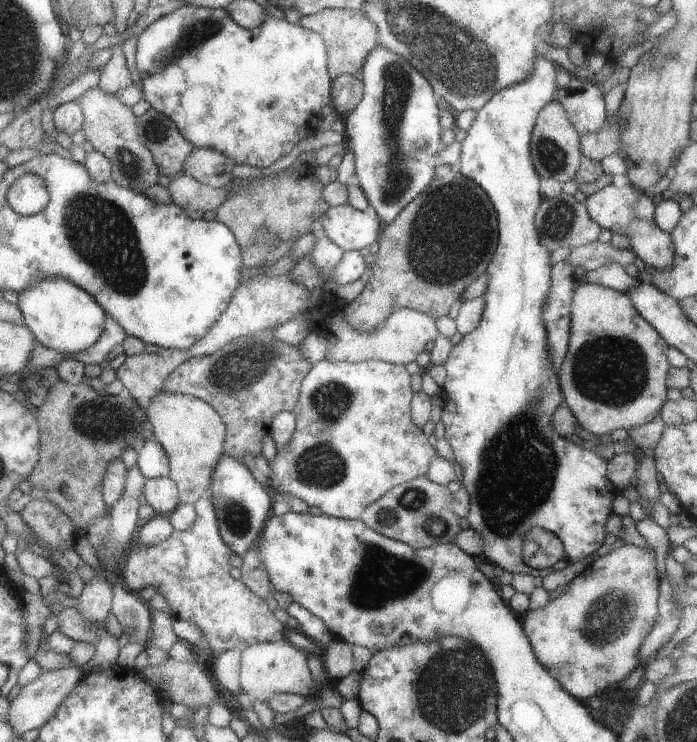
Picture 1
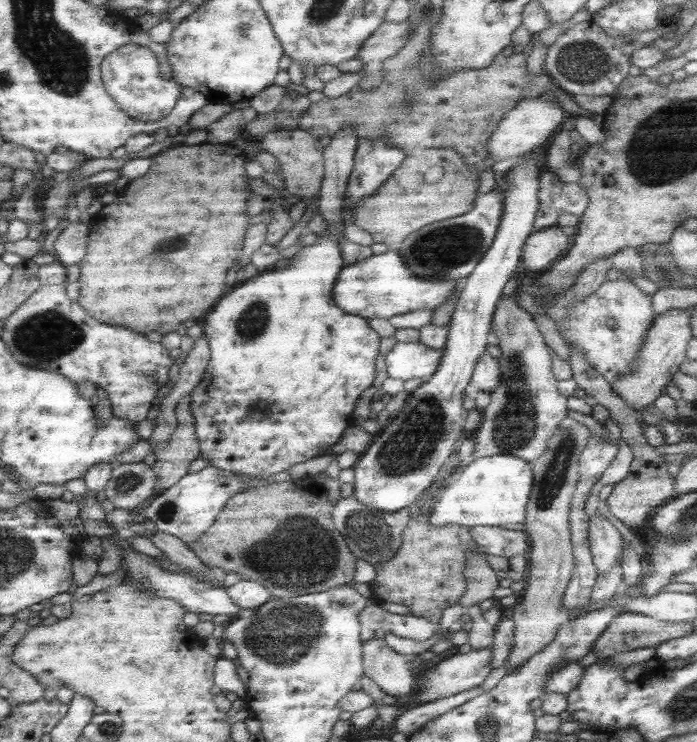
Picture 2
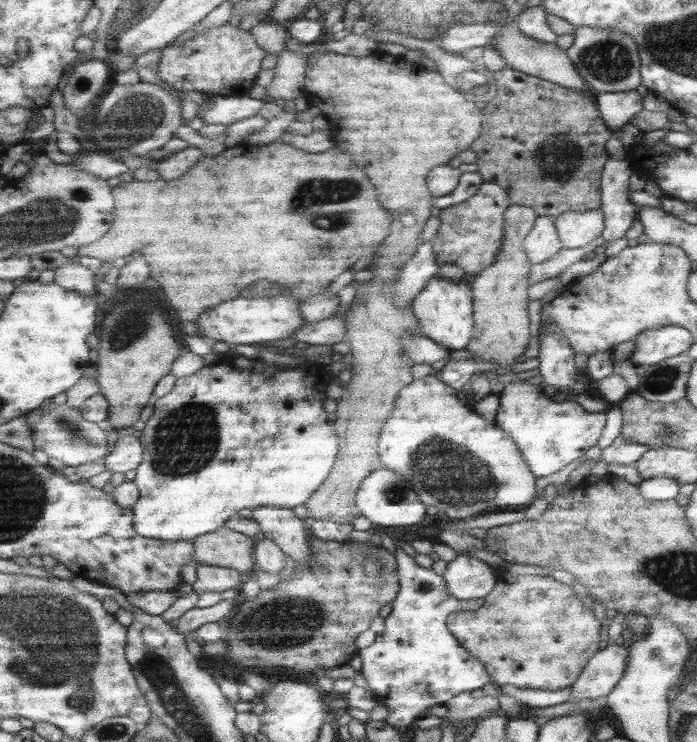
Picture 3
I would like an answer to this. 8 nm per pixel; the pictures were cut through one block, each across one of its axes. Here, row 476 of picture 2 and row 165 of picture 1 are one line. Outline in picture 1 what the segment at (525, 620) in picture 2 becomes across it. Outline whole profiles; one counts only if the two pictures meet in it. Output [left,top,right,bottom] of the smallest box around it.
[529,100,582,183]

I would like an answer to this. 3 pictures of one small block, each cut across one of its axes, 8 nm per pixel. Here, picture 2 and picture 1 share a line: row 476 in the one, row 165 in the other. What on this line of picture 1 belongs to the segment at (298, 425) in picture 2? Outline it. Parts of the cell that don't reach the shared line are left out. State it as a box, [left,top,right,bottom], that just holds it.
[136,6,331,168]

